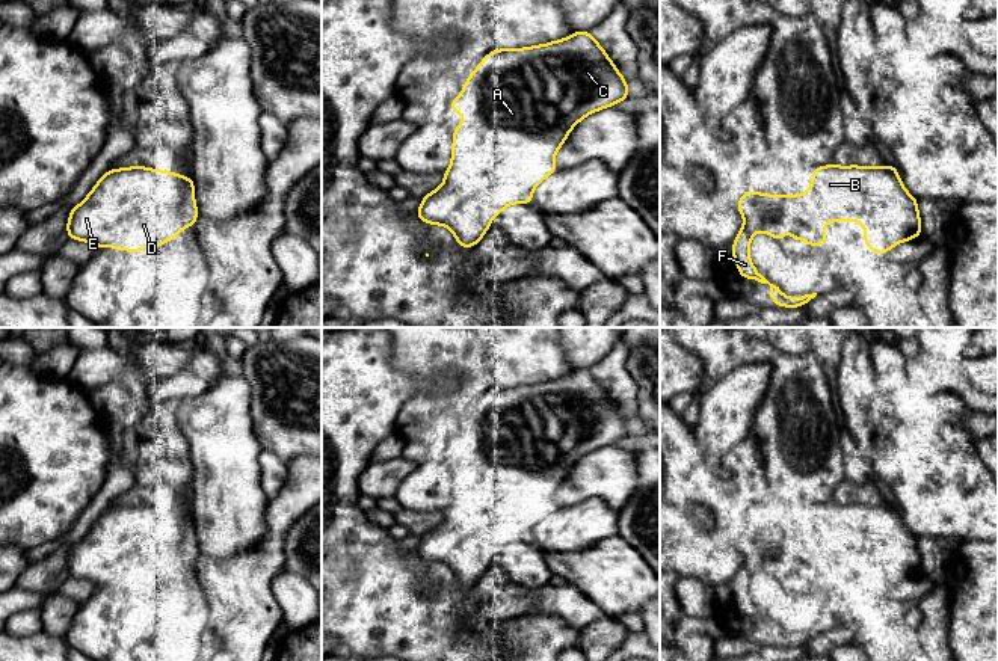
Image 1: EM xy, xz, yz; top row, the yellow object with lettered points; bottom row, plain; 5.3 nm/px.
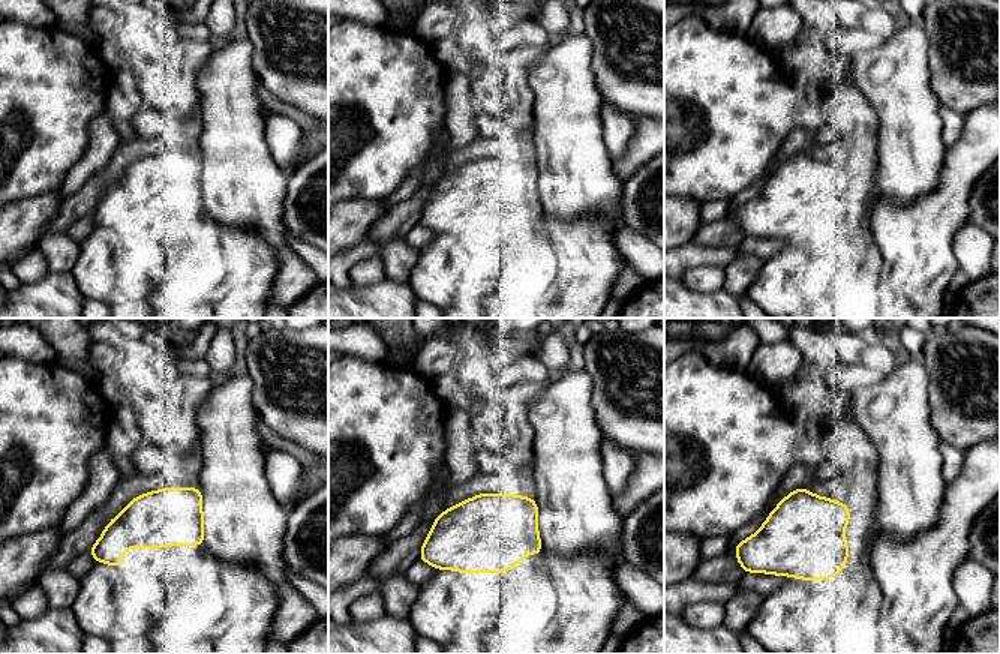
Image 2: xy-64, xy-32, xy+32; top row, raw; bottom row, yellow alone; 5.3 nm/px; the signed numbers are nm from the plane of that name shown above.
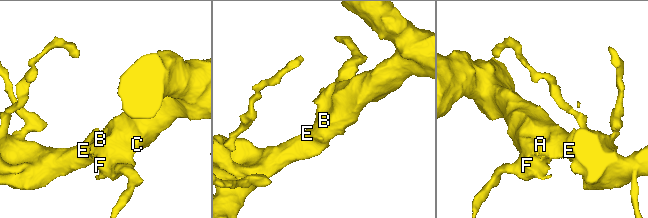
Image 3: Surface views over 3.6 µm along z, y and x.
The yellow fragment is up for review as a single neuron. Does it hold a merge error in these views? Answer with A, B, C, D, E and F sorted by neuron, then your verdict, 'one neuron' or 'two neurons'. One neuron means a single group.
A B C D E F; one neuron

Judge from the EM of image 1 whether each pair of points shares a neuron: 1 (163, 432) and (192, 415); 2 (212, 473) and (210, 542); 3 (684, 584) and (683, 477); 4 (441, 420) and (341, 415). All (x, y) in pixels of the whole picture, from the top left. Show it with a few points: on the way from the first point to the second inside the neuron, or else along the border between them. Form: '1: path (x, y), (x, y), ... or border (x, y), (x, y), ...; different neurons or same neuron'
1: border (181, 402), (178, 424), (190, 455); different neurons
2: path (212, 489), (212, 525); same neuron
3: border (680, 575), (696, 577), (713, 587); different neurons
4: border (418, 391), (400, 409), (394, 432); different neurons

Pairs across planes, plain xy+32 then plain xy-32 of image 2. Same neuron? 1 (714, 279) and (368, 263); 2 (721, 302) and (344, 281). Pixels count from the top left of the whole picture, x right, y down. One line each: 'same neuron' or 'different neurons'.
1: same neuron
2: different neurons

